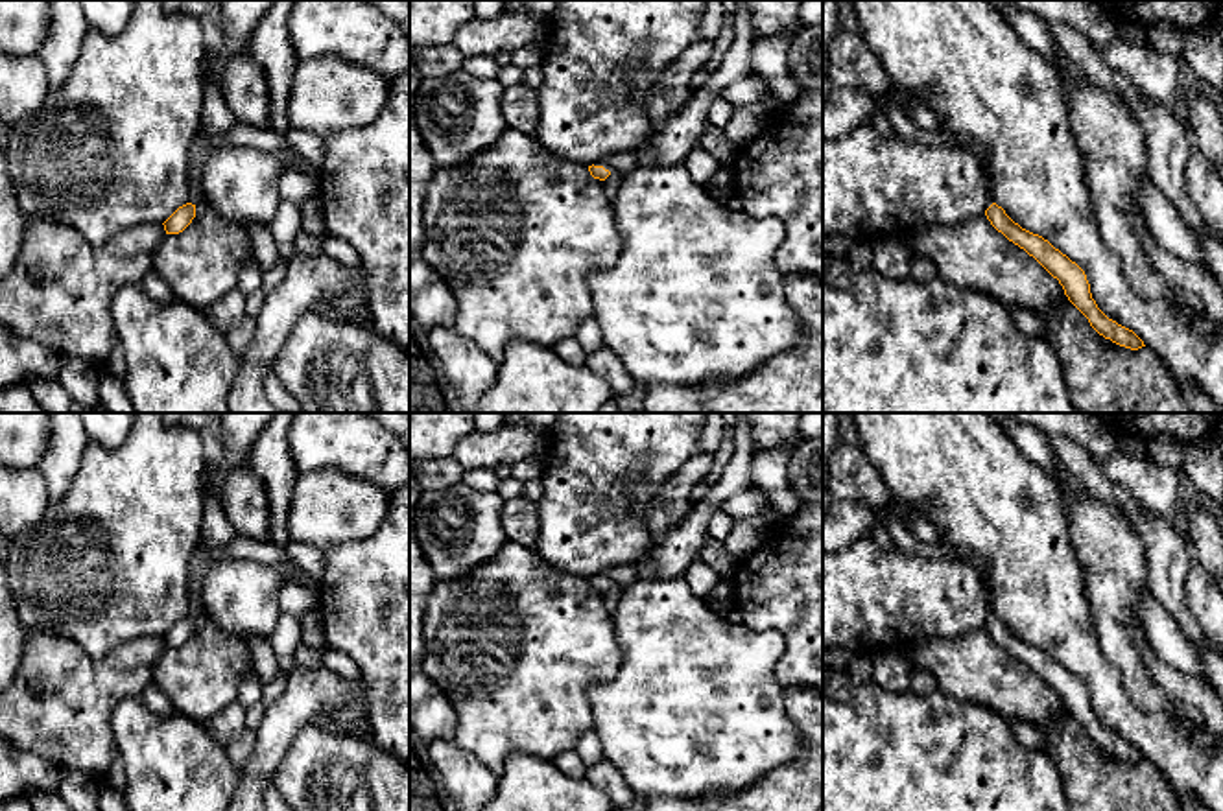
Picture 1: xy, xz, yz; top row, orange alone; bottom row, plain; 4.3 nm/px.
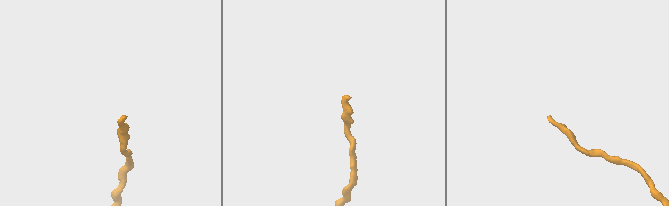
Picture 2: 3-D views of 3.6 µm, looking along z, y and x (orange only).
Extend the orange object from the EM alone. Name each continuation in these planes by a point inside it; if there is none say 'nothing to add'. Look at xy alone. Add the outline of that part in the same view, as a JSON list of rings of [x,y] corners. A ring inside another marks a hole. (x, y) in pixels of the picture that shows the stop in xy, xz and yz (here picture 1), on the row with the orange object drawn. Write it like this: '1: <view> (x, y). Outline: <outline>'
1: xy (268, 139). Outline: [[[236,123],[229,133],[225,133],[218,140],[205,140],[201,135],[196,135],[190,155],[188,155],[188,186],[190,181],[201,181],[201,173],[205,168],[205,162],[208,155],[220,147],[220,146],[245,146],[245,147],[256,147],[262,151],[286,151],[291,155],[290,168],[297,170],[301,173],[310,175],[314,181],[321,179],[321,171],[315,164],[308,162],[301,153],[297,153],[290,142],[286,140],[284,133],[275,127],[255,127],[245,123]],[[190,186],[190,203],[201,205],[205,203],[203,188],[192,188]]]

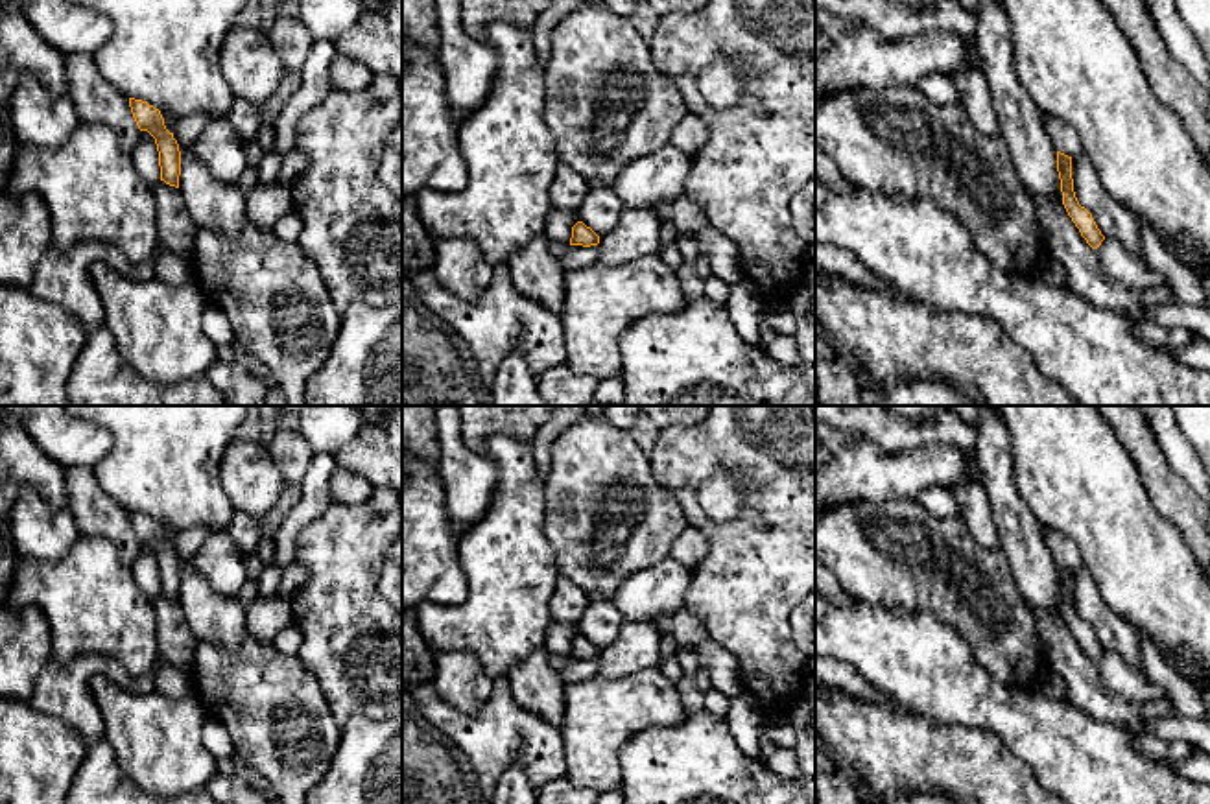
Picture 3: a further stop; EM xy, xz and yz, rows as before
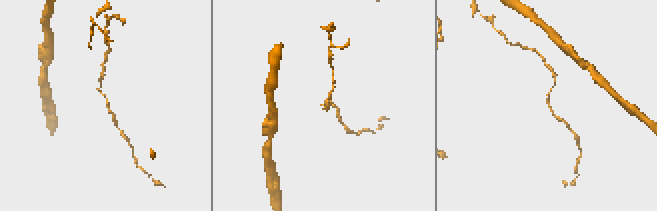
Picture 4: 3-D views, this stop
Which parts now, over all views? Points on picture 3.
nothing to add

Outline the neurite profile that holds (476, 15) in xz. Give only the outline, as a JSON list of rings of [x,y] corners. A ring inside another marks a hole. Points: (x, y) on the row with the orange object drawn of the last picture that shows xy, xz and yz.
[[[459,0],[459,13],[465,31],[487,42],[487,26],[491,22],[507,22],[528,28],[533,33],[537,17],[552,0]]]

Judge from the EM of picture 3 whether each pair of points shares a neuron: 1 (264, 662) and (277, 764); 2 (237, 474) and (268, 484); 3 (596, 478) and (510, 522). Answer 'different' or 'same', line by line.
1: same
2: same
3: different

